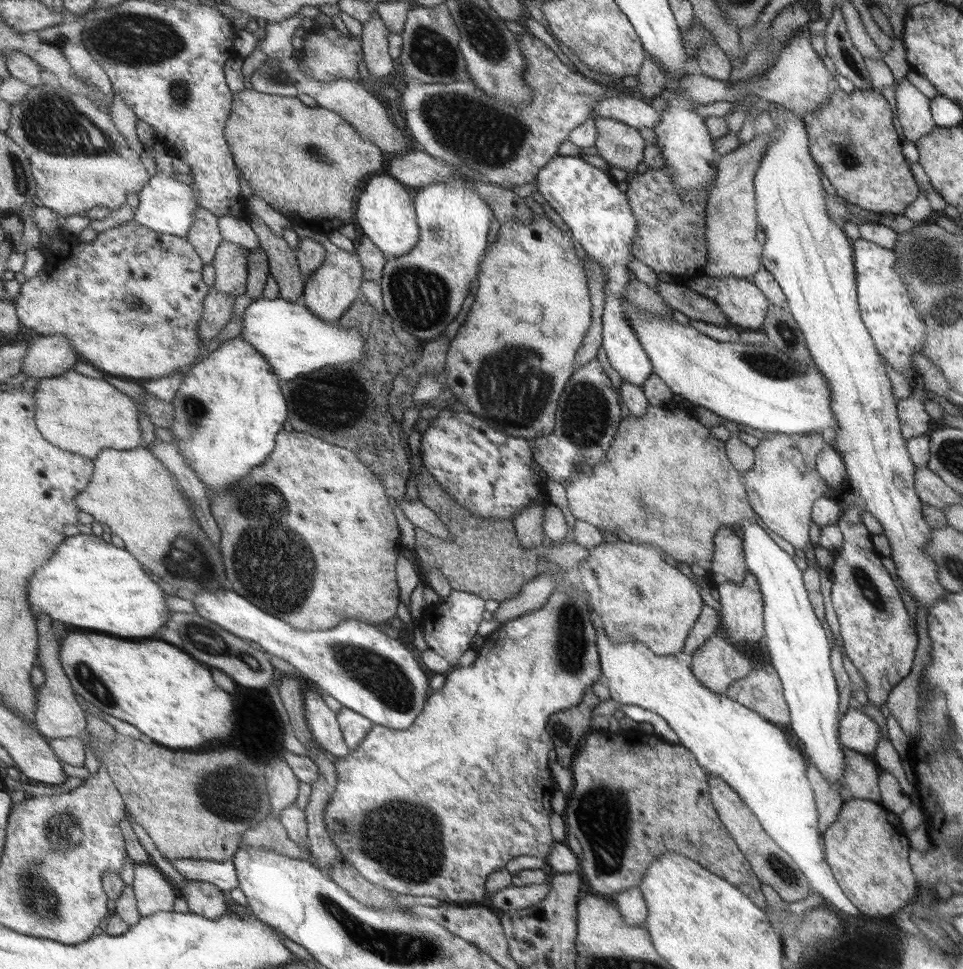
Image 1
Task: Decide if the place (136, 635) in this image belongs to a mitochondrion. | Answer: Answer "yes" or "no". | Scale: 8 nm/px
no

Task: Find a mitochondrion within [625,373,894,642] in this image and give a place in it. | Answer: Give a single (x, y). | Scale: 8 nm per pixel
(868, 589)

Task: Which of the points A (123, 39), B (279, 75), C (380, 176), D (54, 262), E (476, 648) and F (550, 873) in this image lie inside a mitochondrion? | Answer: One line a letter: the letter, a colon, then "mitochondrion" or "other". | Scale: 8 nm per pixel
A: mitochondrion
B: mitochondrion
C: other
D: other
E: other
F: other

